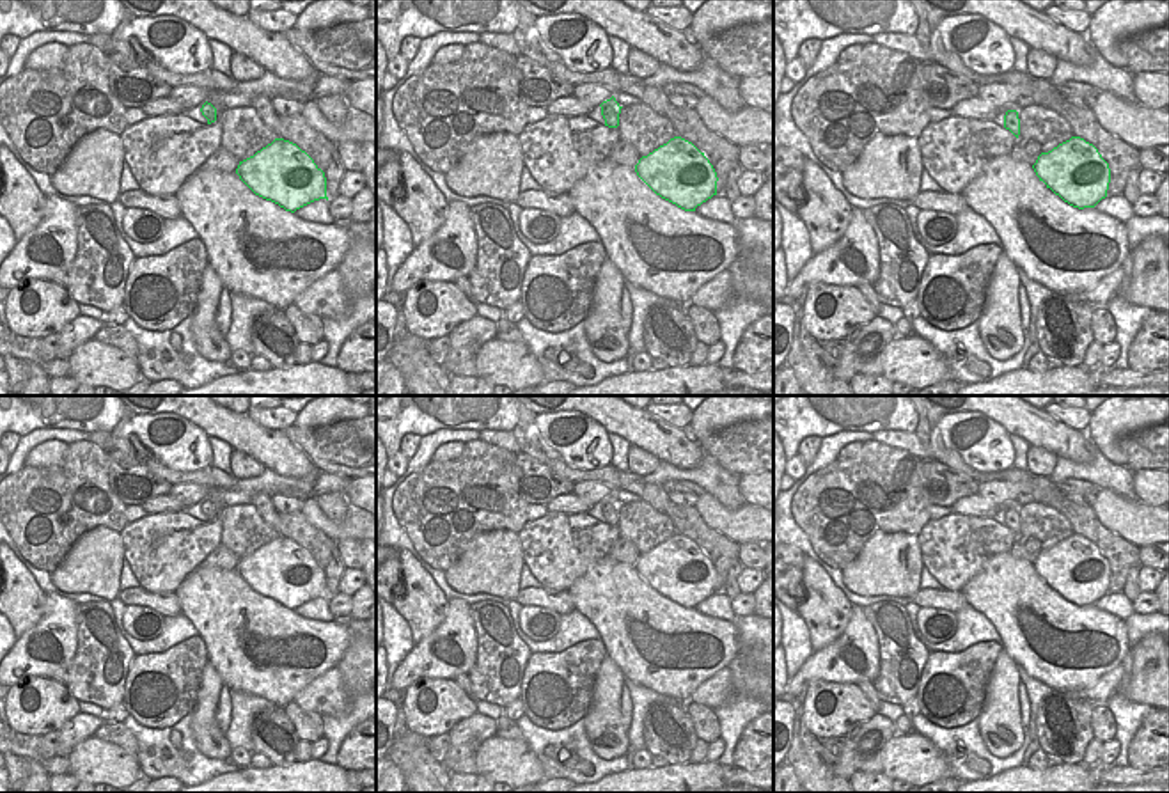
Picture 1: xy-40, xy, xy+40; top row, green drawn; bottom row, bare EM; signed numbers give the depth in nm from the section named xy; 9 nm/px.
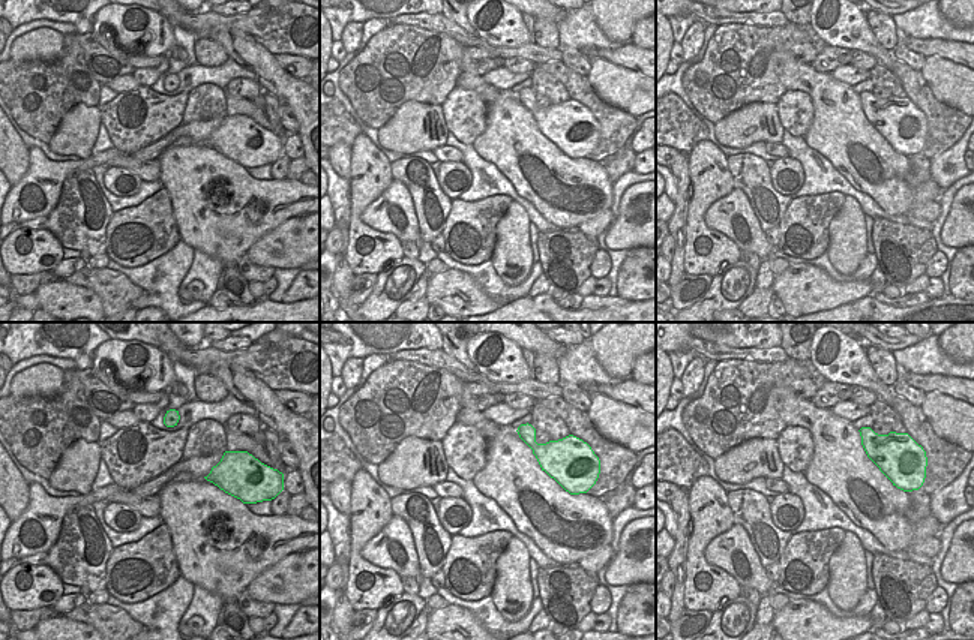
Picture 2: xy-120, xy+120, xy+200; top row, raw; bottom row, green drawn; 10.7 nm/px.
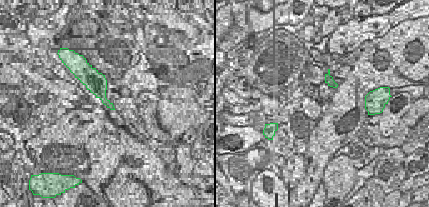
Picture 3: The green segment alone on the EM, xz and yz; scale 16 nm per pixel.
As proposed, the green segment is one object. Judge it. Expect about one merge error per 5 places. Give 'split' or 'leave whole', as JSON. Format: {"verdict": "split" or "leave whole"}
{"verdict": "leave whole"}

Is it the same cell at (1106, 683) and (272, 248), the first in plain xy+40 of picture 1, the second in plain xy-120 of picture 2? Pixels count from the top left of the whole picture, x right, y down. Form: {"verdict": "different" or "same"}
{"verdict": "same"}

